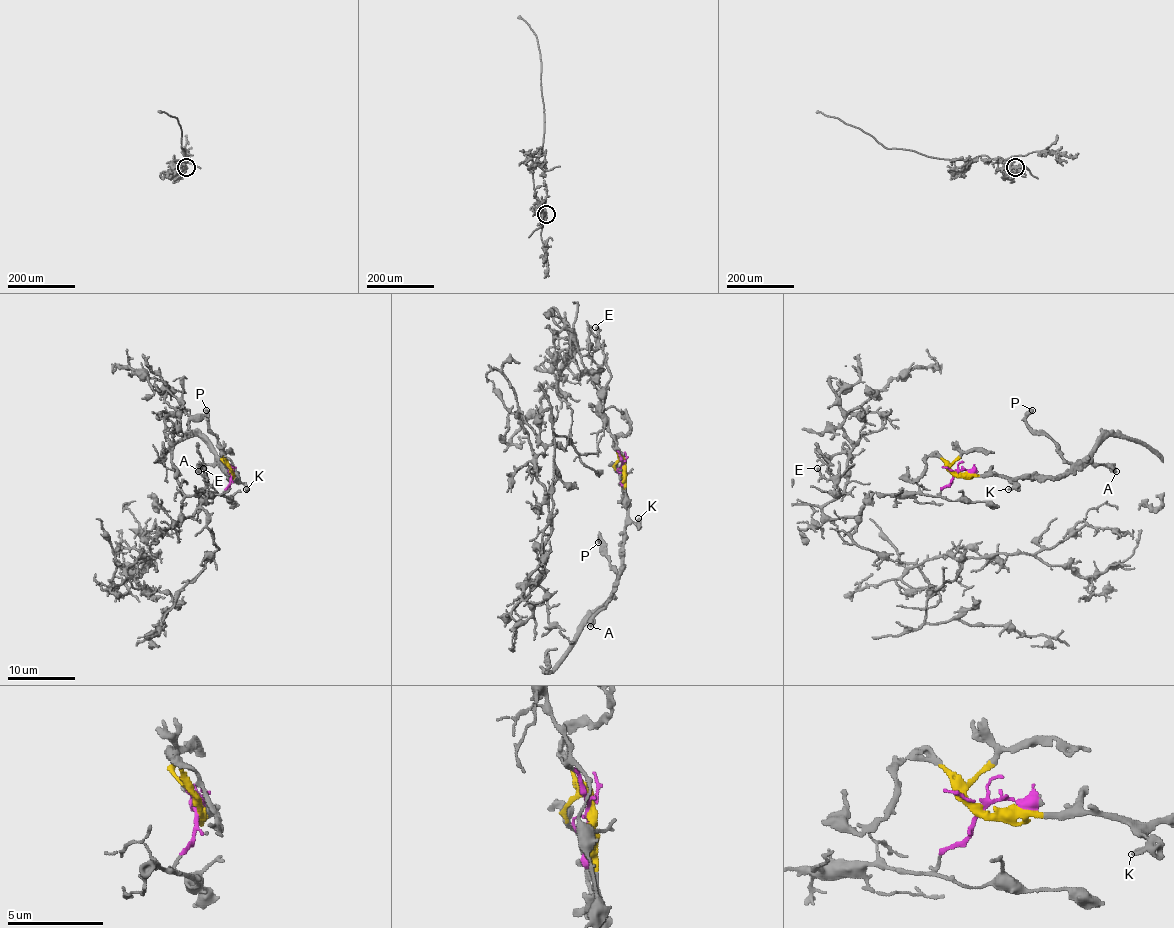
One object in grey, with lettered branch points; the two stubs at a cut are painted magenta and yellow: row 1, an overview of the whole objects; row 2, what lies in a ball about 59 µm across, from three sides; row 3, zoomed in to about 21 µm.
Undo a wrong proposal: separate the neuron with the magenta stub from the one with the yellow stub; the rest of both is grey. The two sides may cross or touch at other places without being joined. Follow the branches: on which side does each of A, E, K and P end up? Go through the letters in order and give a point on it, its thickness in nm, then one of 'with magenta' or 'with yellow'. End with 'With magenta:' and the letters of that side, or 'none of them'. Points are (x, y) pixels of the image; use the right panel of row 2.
A: at (1116, 471); 440 nm thick; with yellow
E: at (817, 468); 200 nm thick; with magenta
K: at (1008, 489); 240 nm thick; with yellow
P: at (1032, 410); 320 nm thick; with yellow
With magenta: E

